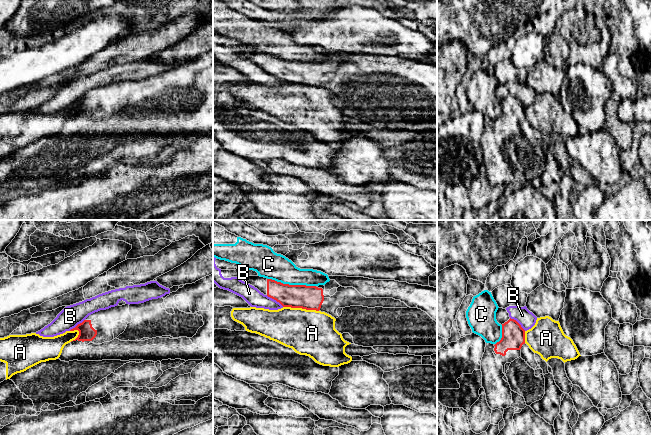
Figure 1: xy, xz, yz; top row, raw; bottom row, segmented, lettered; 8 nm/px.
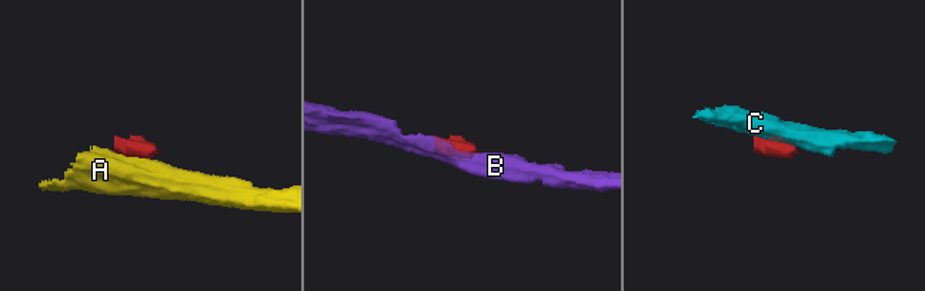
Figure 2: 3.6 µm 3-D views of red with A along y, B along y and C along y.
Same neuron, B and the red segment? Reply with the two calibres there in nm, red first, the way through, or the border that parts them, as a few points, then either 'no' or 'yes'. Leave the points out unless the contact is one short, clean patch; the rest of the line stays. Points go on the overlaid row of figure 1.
190/140 nm | along xz (266, 295), (275, 299), (283, 306) | no

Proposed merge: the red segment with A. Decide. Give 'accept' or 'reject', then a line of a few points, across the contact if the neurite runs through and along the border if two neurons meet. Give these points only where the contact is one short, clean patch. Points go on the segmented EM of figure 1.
reject; line xz (283, 306), (301, 307), (318, 311)

